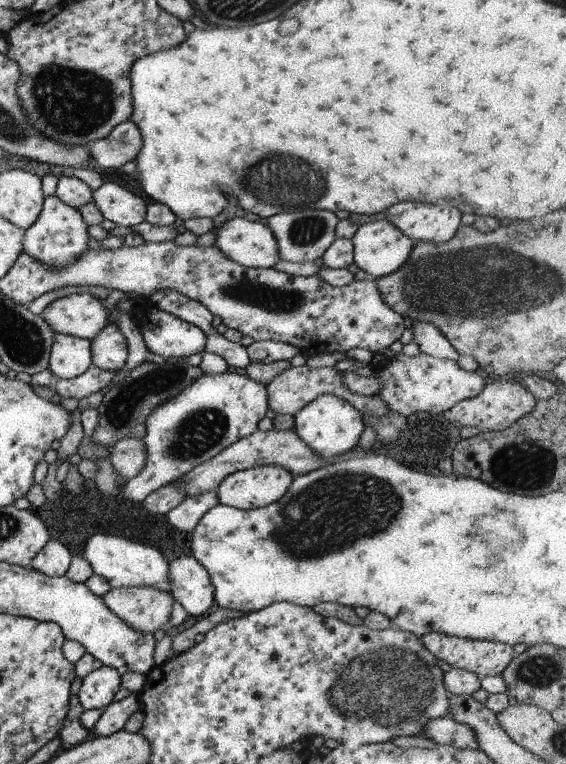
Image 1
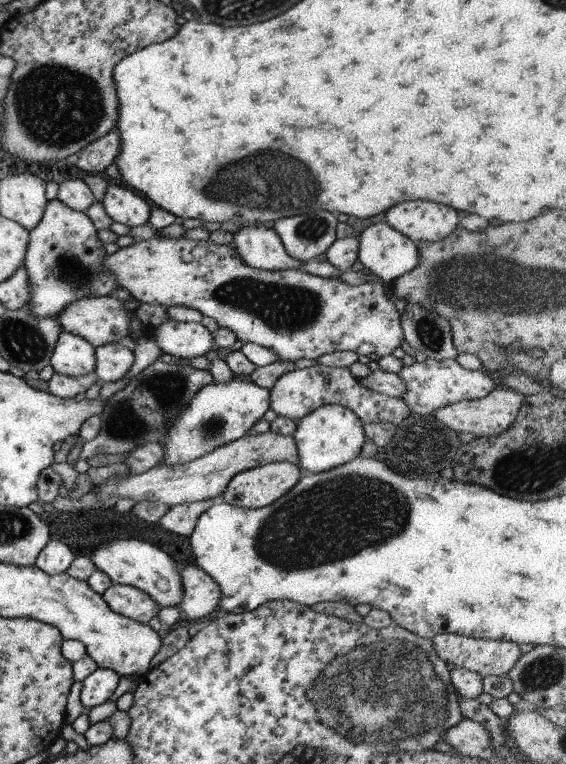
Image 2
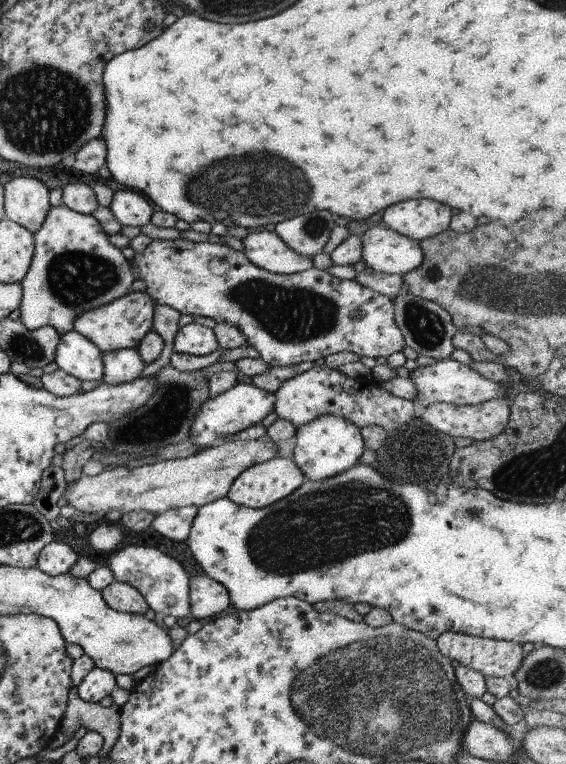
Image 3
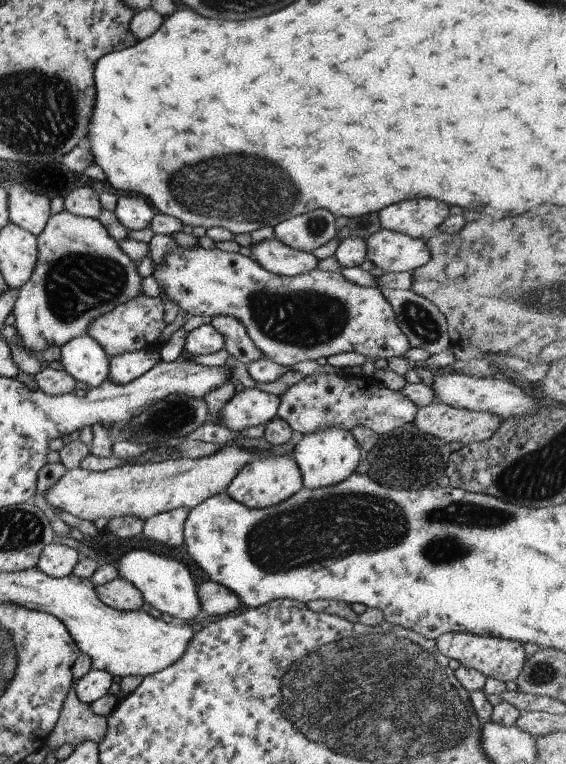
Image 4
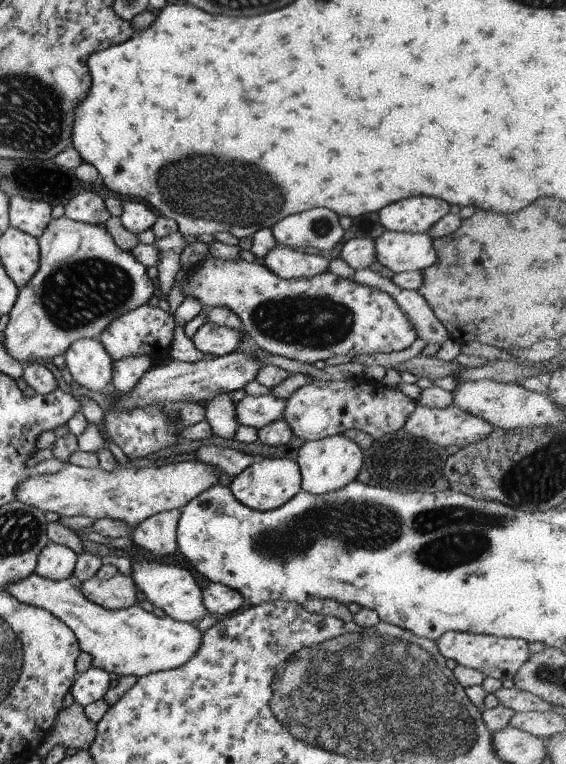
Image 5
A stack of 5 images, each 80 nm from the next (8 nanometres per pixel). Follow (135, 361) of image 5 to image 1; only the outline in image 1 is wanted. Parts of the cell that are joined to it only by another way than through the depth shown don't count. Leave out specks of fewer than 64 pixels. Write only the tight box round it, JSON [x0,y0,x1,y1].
[89,325,127,371]

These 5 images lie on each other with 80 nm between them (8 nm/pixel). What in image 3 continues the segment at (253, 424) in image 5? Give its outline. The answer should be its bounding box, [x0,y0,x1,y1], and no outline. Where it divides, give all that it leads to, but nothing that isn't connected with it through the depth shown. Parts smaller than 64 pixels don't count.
[187,382,273,449]

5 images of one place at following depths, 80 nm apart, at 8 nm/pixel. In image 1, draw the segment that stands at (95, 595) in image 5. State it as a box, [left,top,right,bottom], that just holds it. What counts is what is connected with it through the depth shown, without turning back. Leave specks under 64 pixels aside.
[102,587,174,635]

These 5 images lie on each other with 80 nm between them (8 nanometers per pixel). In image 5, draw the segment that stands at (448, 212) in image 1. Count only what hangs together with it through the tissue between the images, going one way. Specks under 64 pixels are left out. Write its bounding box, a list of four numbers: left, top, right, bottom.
[379,198,449,233]

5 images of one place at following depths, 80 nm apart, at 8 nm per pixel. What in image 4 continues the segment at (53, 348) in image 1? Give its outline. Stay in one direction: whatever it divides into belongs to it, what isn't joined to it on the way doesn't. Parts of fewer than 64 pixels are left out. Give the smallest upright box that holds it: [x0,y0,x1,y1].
[60,334,108,387]

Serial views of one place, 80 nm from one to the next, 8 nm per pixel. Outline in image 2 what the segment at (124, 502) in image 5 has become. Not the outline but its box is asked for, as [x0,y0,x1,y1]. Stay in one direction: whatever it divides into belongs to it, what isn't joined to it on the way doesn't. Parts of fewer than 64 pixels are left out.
[100,430,298,507]

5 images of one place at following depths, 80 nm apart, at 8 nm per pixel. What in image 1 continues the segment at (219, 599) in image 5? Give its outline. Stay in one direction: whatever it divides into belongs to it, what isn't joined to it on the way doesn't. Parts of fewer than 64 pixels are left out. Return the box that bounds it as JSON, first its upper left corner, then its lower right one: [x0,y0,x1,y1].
[168,555,214,615]

